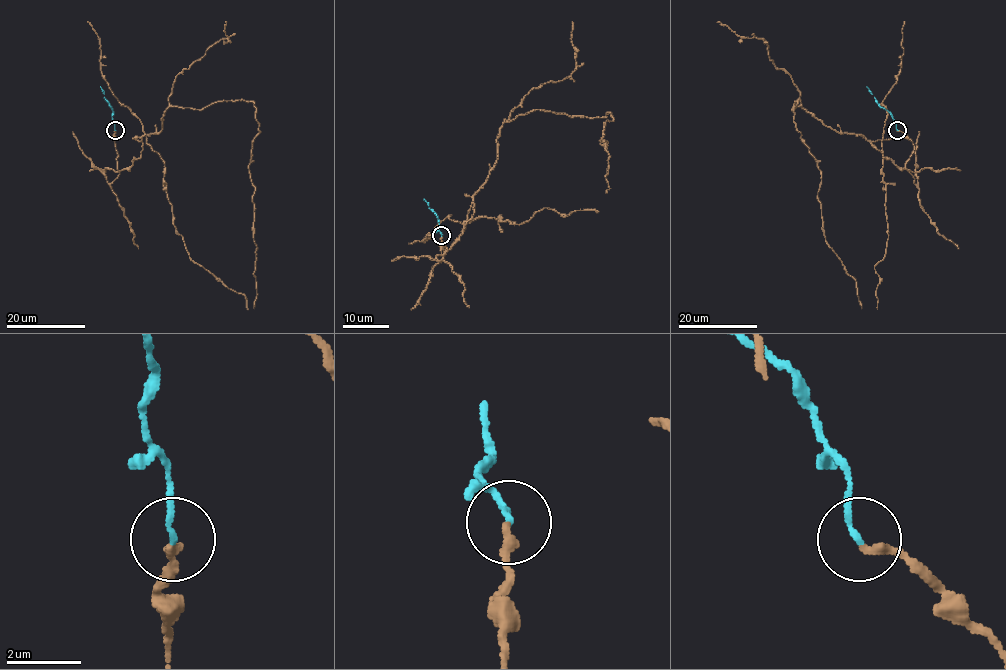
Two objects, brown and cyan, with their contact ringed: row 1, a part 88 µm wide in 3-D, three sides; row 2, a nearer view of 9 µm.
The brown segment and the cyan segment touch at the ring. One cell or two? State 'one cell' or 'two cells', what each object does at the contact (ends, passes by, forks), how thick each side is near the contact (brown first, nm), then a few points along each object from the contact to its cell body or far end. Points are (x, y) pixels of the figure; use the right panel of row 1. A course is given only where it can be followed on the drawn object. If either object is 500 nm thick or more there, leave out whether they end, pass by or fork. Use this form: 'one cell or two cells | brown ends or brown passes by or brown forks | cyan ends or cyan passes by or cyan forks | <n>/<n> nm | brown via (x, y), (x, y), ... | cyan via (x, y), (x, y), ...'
one cell | brown ends | cyan ends | 240/150 nm | brown via (897, 130), (912, 143), (910, 171), (864, 137), (791, 109), (798, 100), (825, 242), (862, 308) | cyan via (897, 130), (893, 116), (877, 103), (866, 86)

